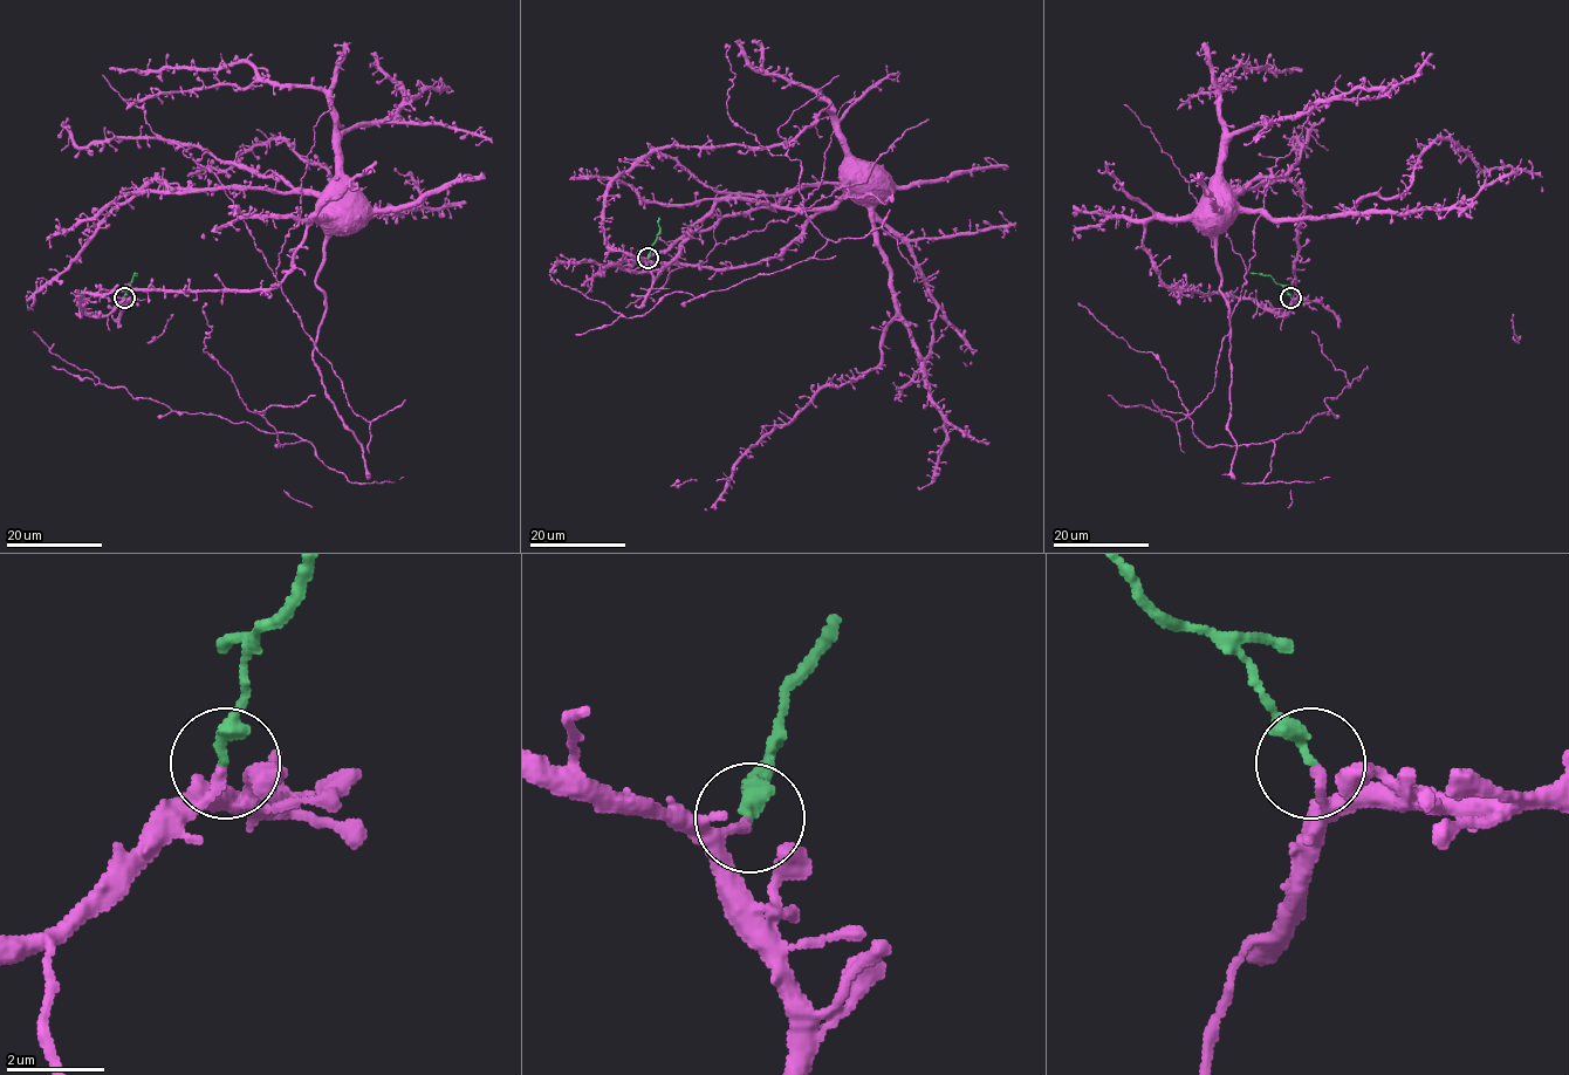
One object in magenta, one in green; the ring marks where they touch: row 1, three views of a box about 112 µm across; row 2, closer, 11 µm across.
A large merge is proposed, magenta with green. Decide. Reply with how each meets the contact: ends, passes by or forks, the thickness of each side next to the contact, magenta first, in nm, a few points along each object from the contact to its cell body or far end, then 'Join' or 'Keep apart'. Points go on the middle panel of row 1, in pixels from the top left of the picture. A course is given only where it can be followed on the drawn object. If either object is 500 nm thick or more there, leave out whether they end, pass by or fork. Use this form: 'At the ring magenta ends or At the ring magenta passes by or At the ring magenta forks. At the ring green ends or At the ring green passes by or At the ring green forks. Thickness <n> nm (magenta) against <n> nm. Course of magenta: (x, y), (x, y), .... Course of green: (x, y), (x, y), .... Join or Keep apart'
At the ring magenta ends. At the ring green ends. Thickness 200 nm (magenta) against 300 nm. Course of magenta: (648, 259), (605, 242), (603, 200), (608, 186), (658, 149), (779, 146), (794, 141), (824, 110), (858, 166). Course of green: (648, 259), (659, 230), (658, 218). Keep apart

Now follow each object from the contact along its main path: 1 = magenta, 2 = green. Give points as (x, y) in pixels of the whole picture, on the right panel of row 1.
1: (1292, 298), (1281, 316), (1251, 300), (1173, 290), (1162, 280), (1143, 242), (1145, 225), (1199, 216)
2: (1292, 298), (1269, 275), (1251, 272)

